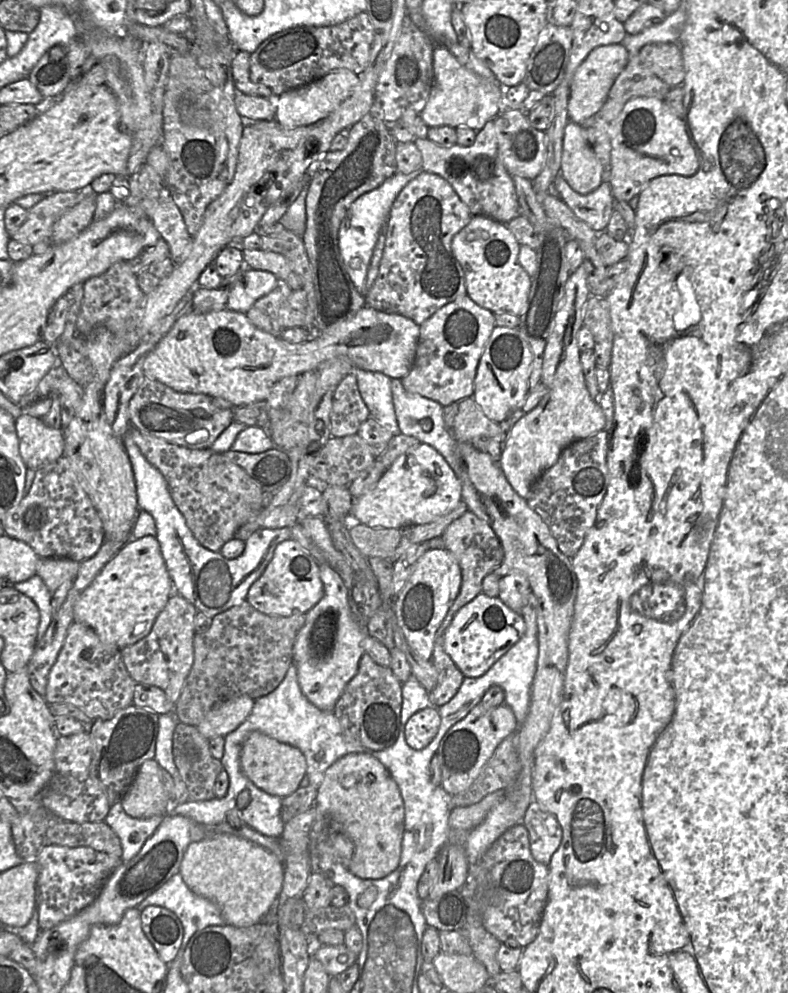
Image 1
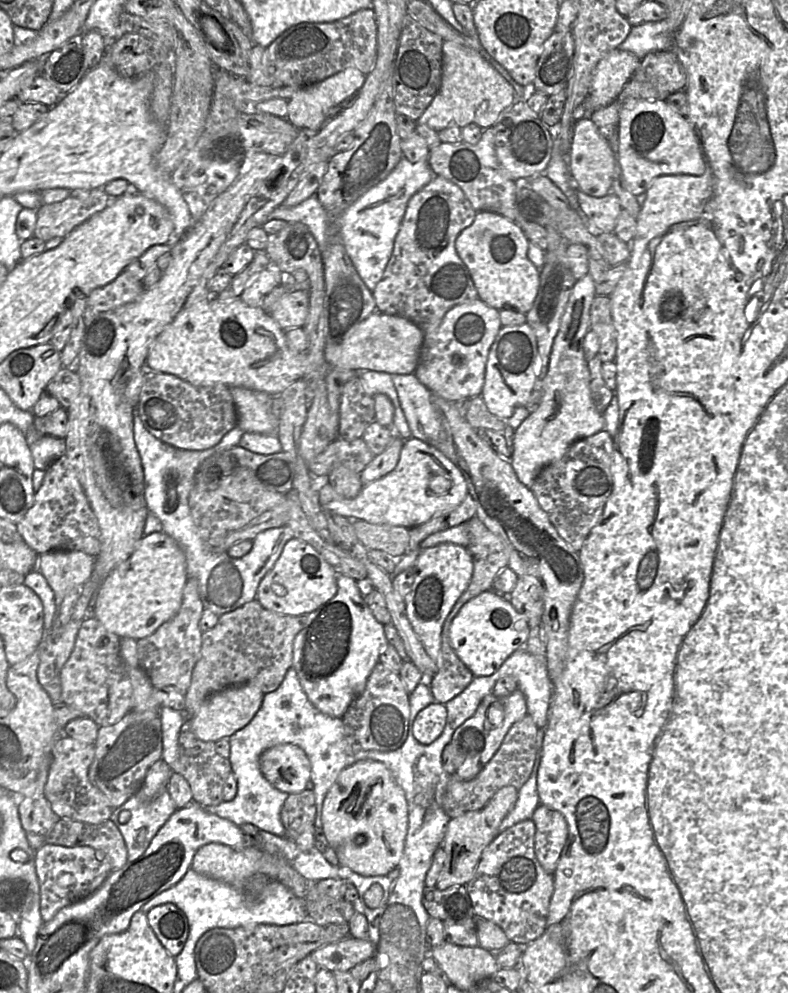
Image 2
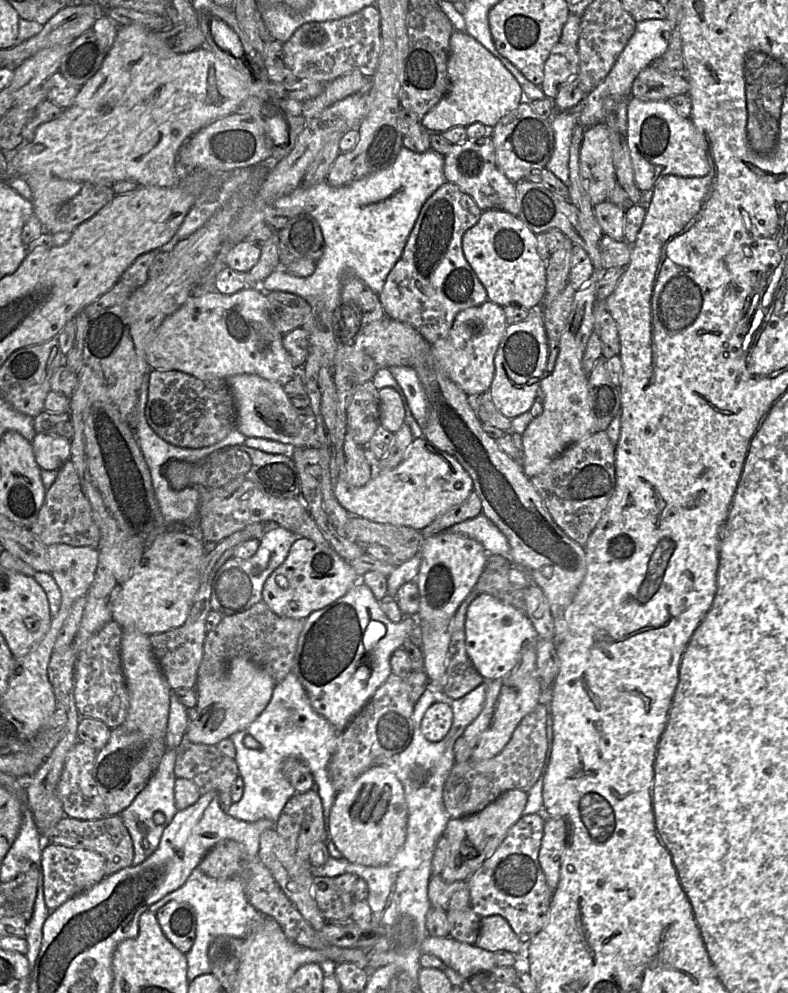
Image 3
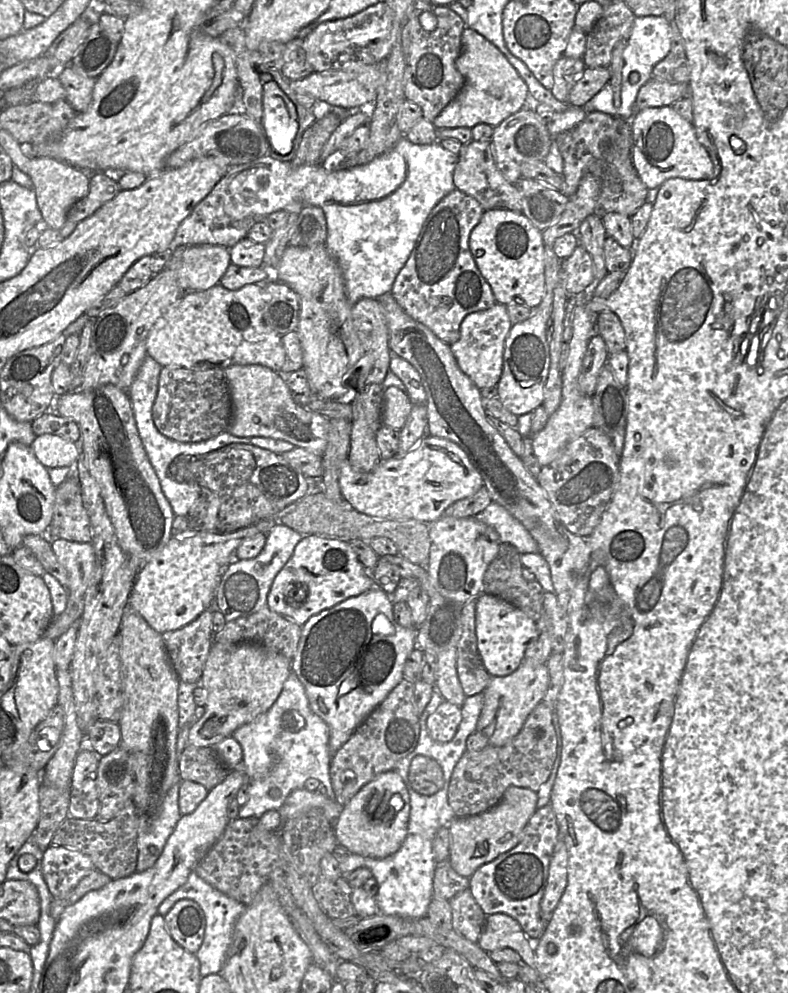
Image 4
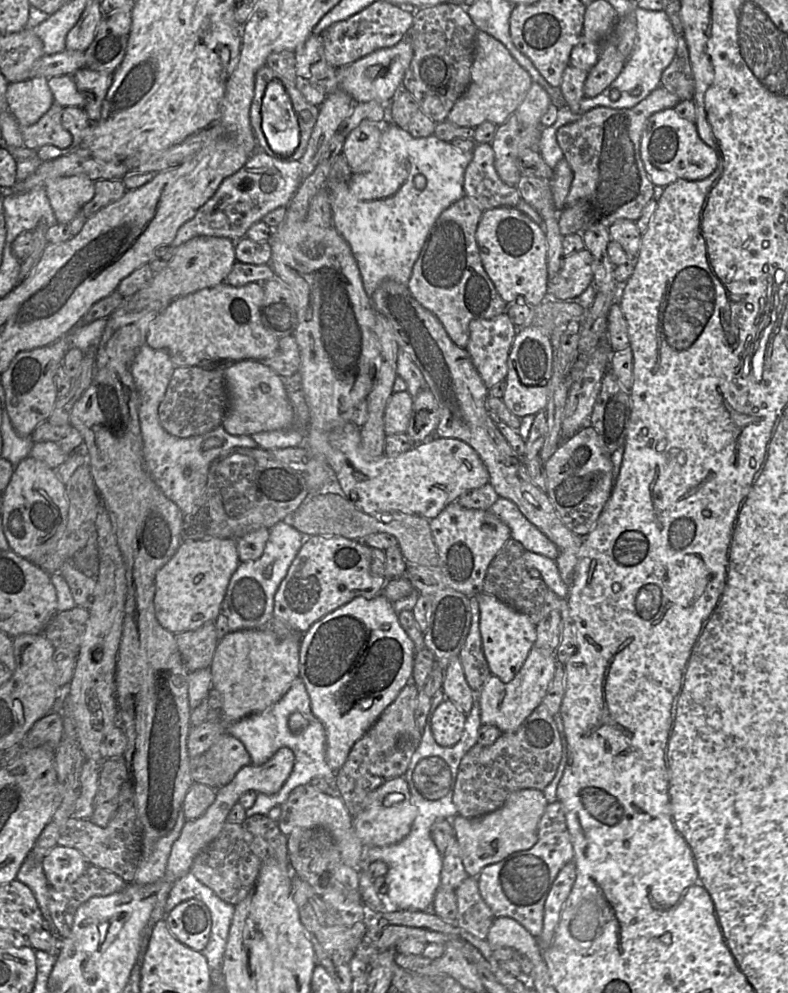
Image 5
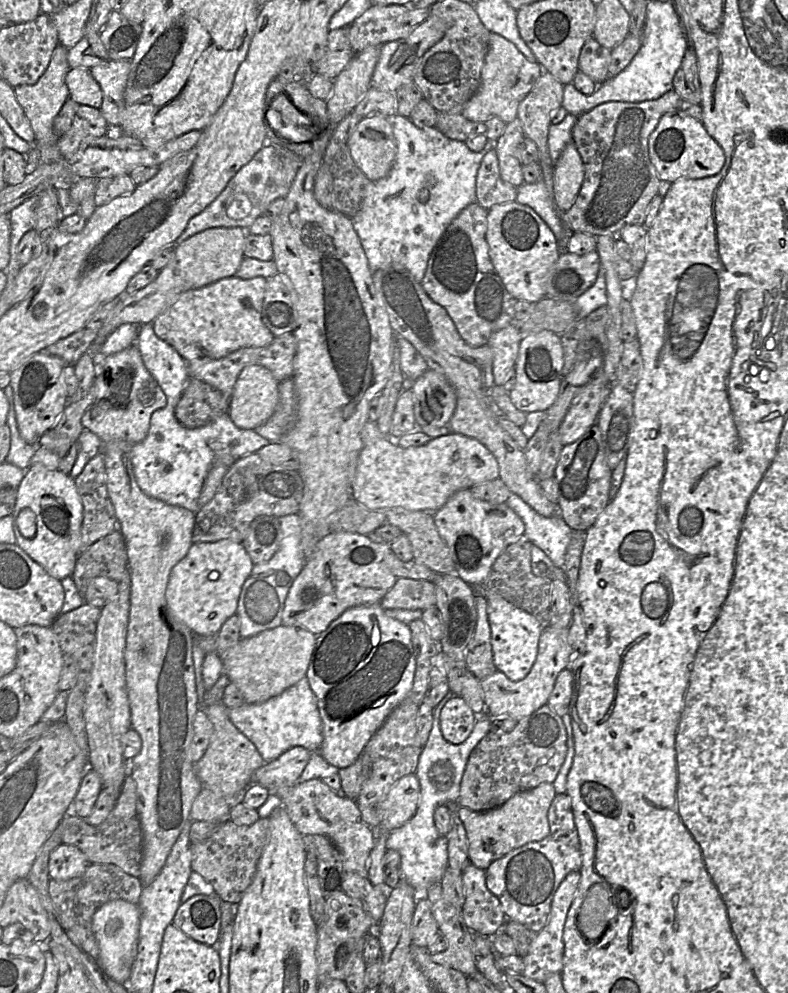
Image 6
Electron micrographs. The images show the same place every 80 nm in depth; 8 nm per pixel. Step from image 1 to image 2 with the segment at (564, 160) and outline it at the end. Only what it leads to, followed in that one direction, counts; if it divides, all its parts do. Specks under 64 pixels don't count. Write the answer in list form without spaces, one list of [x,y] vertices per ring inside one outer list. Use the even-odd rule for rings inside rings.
[[[582,118],[574,123],[567,165],[572,181],[582,193],[595,198],[612,193],[612,183],[617,165],[616,154],[589,118]]]

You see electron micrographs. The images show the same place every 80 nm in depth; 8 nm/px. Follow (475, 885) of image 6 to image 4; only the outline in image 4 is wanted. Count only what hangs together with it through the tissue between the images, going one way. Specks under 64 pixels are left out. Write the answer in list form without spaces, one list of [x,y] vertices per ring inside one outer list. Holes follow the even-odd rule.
[[[469,888],[450,900],[452,928],[467,940],[477,943],[482,933],[486,914],[476,902]]]

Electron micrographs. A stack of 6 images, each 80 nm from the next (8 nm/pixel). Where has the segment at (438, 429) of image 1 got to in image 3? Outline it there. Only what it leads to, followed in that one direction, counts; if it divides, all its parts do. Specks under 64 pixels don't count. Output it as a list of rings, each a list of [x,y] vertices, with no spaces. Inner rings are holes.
[[[410,366],[389,369],[403,391],[413,418],[423,430],[428,420],[428,398],[417,372]]]

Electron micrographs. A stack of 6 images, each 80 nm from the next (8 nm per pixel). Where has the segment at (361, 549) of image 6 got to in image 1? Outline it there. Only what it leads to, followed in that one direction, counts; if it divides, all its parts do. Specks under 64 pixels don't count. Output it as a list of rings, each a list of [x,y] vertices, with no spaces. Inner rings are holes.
[[[291,538],[277,545],[272,560],[250,587],[246,601],[266,615],[289,617],[300,613],[306,614],[323,595],[320,563],[301,544]]]

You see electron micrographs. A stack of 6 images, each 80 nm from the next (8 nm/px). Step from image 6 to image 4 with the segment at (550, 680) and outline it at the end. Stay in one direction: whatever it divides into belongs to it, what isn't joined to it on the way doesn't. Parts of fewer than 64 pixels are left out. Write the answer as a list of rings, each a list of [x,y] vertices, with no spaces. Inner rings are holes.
[[[522,662],[517,670],[505,677],[491,677],[483,692],[484,701],[476,732],[486,736],[489,746],[501,747],[516,736],[532,710],[542,702],[549,686],[546,664],[531,665]]]

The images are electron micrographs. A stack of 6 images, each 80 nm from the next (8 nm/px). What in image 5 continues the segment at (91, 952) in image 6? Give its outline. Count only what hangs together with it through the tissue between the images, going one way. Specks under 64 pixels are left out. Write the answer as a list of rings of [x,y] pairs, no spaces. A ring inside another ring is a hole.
[[[91,865],[80,878],[64,888],[48,885],[47,906],[57,936],[65,939],[70,935],[76,911],[86,901],[118,893],[127,885],[115,873]]]

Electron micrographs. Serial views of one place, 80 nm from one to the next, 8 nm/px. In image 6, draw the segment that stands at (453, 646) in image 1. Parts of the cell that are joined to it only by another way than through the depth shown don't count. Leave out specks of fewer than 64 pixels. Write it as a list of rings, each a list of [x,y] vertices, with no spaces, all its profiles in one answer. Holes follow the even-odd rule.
[[[486,588],[485,593],[475,594],[482,595],[487,602],[493,662],[496,670],[505,674],[511,681],[525,678],[536,660],[543,627],[534,616],[517,608],[502,597],[486,591]]]

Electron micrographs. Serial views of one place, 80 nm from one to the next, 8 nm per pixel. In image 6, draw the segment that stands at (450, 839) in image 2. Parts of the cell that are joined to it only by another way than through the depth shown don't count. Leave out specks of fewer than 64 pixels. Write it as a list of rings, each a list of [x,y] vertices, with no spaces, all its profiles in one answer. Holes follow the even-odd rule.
[[[545,783],[532,790],[522,791],[511,797],[501,807],[486,812],[474,812],[460,807],[458,816],[468,839],[468,860],[483,870],[509,852],[531,842],[538,842],[549,835],[548,811],[556,797],[553,784]]]

